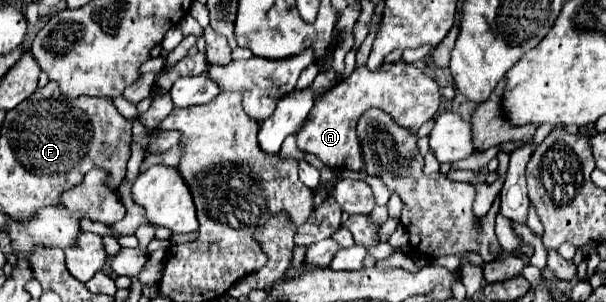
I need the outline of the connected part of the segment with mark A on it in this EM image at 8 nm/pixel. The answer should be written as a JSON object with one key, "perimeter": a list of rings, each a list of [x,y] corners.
{"perimeter":[[[398,61],[398,65],[382,65],[376,71],[364,67],[356,67],[356,71],[342,79],[338,85],[328,89],[310,111],[304,127],[298,131],[298,147],[302,151],[314,153],[324,165],[337,169],[359,171],[363,168],[361,147],[356,137],[356,123],[366,109],[378,107],[388,111],[402,127],[410,131],[418,131],[420,125],[434,117],[440,105],[440,93],[436,81],[416,69],[414,65],[406,65]]]}

